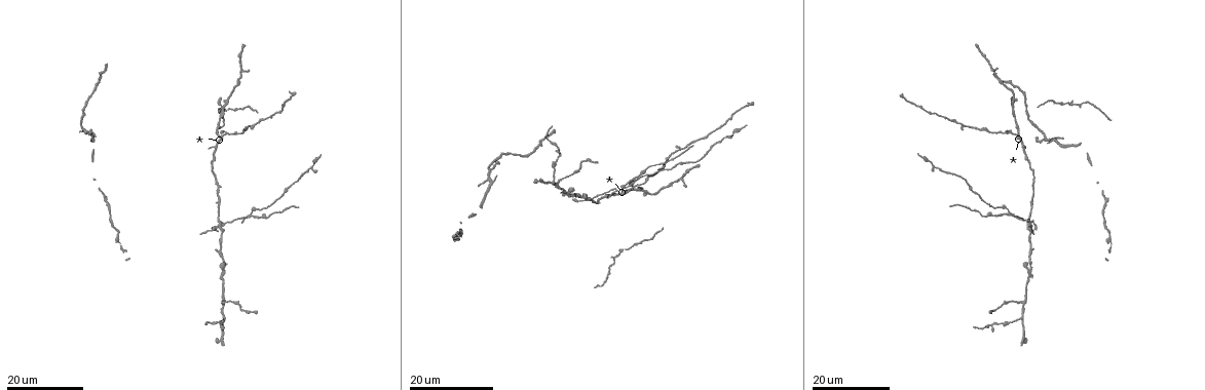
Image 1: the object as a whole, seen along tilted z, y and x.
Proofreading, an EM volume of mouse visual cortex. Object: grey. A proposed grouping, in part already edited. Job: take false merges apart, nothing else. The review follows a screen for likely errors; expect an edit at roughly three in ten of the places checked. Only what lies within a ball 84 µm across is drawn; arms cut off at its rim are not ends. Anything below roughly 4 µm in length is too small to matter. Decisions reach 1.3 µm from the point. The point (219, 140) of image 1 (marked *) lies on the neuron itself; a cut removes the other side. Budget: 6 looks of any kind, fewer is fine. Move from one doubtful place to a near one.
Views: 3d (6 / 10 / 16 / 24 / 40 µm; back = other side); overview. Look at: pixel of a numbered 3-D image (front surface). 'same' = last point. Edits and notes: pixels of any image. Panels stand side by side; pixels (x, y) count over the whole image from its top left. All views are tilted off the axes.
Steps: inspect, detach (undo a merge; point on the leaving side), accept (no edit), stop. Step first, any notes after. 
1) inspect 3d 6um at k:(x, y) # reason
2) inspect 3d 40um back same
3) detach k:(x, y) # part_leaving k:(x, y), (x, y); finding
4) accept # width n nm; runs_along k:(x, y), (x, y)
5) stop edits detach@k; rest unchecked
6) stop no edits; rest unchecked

inspect 3d 24um at 1:(645, 194)

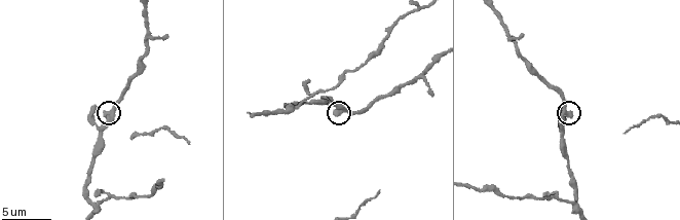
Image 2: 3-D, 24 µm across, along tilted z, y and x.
inspect 3d 10um at 2:(334, 115)

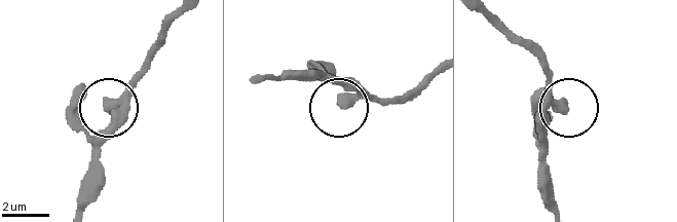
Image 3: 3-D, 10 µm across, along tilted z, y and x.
accept # width 330 nm; continuous, no second neuron

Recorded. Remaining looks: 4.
inspect 3d 24um at 1:(1020, 303) # thin arm on a thick one

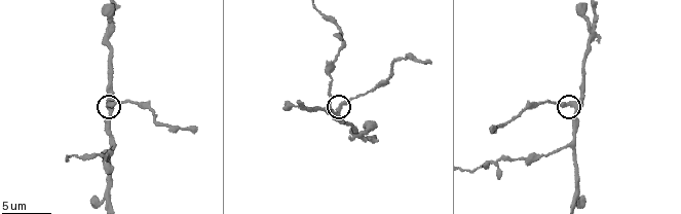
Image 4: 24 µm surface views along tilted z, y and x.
inspect 3d 10um at 4:(337, 108) # closer look

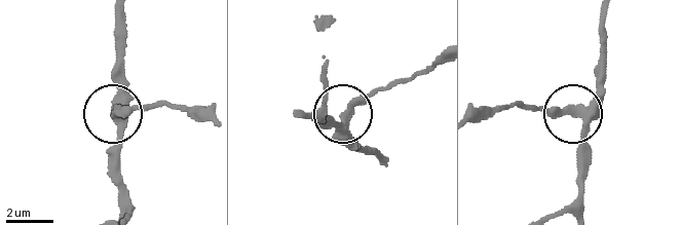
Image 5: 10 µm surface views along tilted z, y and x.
accept # width 330 nm; continuous, no second neuron

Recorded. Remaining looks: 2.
inspect 3d 6um at 4:(328, 105) # three-way junction

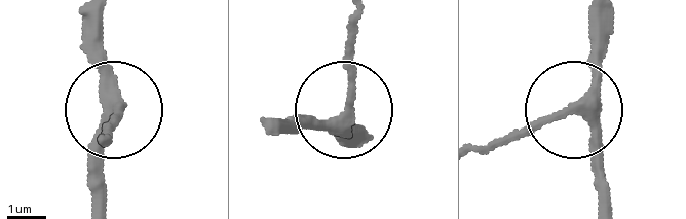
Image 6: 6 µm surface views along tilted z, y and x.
accept # side_arm 7 um; runs_along 6:(608, 14), (608, 44), (578, 111), (595, 141), (595, 201); one neuron here

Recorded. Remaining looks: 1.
stop no edits; rest unchecked

